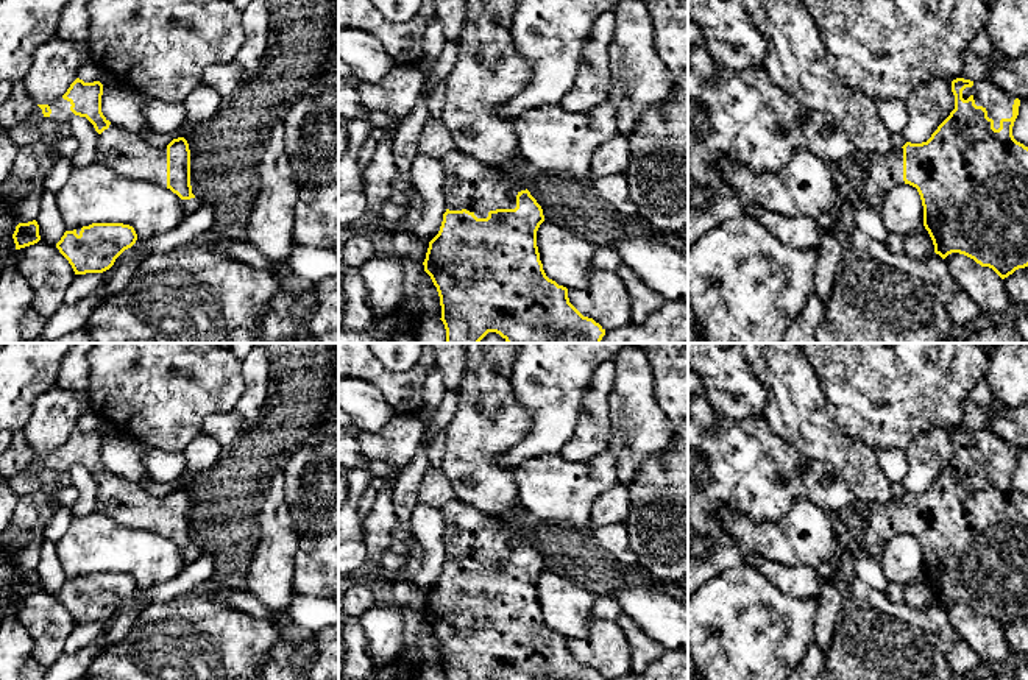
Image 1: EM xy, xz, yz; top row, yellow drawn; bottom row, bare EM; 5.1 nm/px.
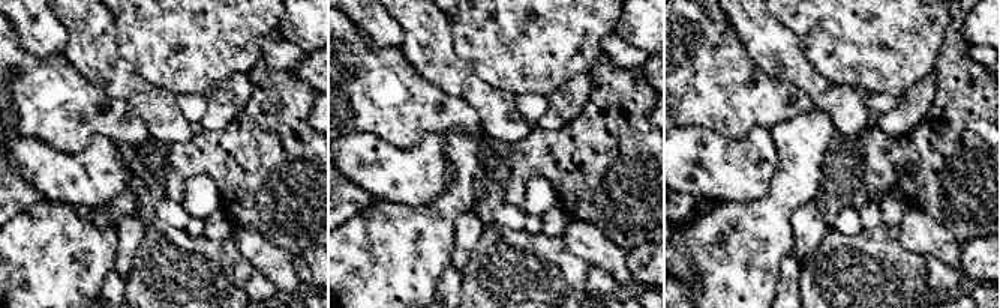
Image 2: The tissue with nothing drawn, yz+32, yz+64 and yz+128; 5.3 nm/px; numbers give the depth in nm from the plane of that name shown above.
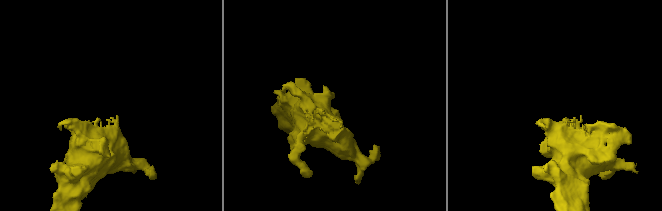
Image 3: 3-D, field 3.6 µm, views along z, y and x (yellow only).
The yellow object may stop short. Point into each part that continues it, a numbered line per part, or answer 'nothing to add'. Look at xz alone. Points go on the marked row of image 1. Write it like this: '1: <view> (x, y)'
1: xz (470, 184)

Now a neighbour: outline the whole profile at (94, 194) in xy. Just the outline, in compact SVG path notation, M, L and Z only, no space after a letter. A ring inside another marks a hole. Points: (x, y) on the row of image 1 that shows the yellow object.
M97 162L73 167L67 184L56 193L56 203L67 231L92 223L123 223L134 228L137 240L168 232L184 218L181 198L170 189L151 181L119 176Z

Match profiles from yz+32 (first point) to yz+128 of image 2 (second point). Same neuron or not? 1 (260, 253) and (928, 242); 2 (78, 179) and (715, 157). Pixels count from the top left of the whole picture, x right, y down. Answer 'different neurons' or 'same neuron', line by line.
1: same neuron
2: same neuron

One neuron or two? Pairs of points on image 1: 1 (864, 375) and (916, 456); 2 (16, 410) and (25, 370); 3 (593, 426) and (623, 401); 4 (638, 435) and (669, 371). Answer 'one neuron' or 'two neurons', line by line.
1: two neurons
2: one neuron
3: two neurons
4: two neurons

